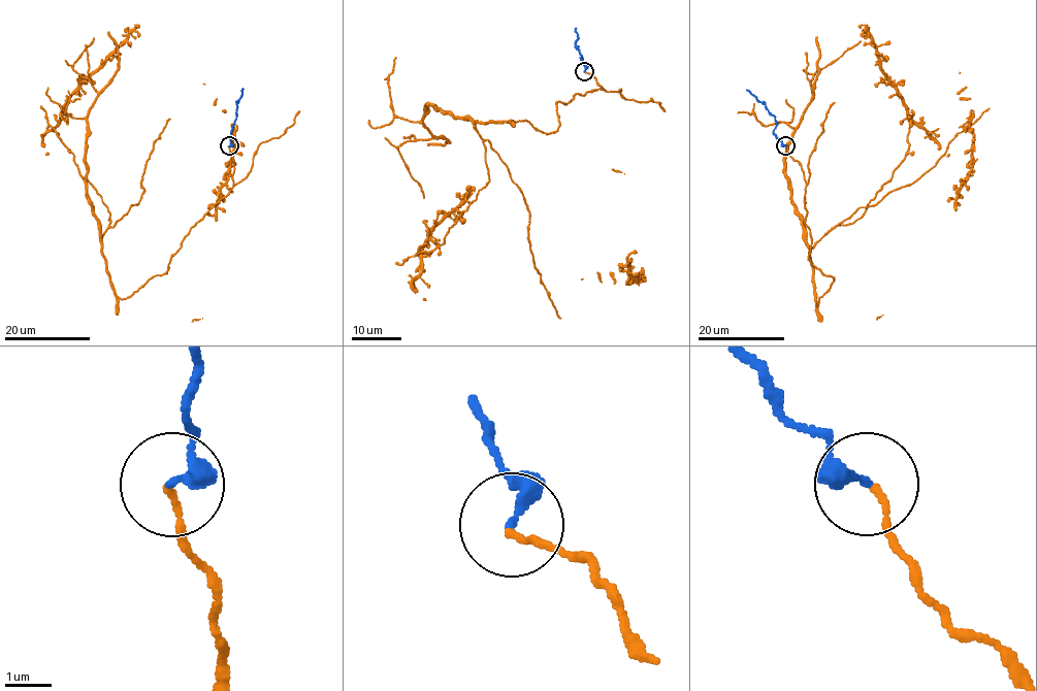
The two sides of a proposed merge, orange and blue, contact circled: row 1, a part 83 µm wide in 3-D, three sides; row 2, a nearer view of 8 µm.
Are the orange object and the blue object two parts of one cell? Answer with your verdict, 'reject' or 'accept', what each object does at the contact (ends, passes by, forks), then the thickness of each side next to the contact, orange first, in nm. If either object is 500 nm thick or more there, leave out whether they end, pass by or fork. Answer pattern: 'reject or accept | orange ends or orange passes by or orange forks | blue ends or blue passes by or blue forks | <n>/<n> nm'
accept | orange ends | blue passes by | 120/170 nm

